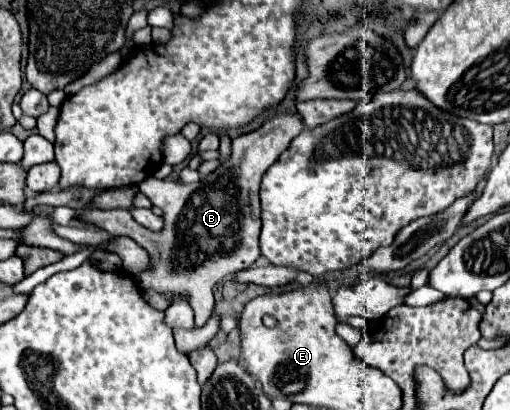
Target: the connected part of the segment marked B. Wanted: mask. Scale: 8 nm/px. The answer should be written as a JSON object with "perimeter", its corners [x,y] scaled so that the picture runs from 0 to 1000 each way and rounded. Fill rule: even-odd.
{"perimeter":[[[547,278],[520,298],[508,317],[488,322],[480,332],[469,332],[453,346],[453,385],[437,395],[422,420],[414,420],[402,444],[382,444],[382,449],[359,449],[359,444],[339,444],[339,439],[312,439],[312,434],[284,434],[276,444],[276,468],[300,493],[300,502],[312,502],[324,527],[304,527],[296,512],[284,507],[214,510],[171,507],[159,517],[159,537],[182,551],[194,551],[210,561],[218,576],[253,576],[261,580],[273,600],[280,600],[300,639],[300,654],[288,663],[276,663],[269,673],[273,693],[300,693],[300,698],[414,698],[414,756],[422,746],[418,732],[418,698],[433,688],[441,673],[473,663],[488,654],[508,624],[508,561],[512,561],[512,502],[508,502],[508,454],[520,415],[551,380],[551,371],[567,356],[567,346],[594,317],[594,298],[586,283],[571,278]]]}

